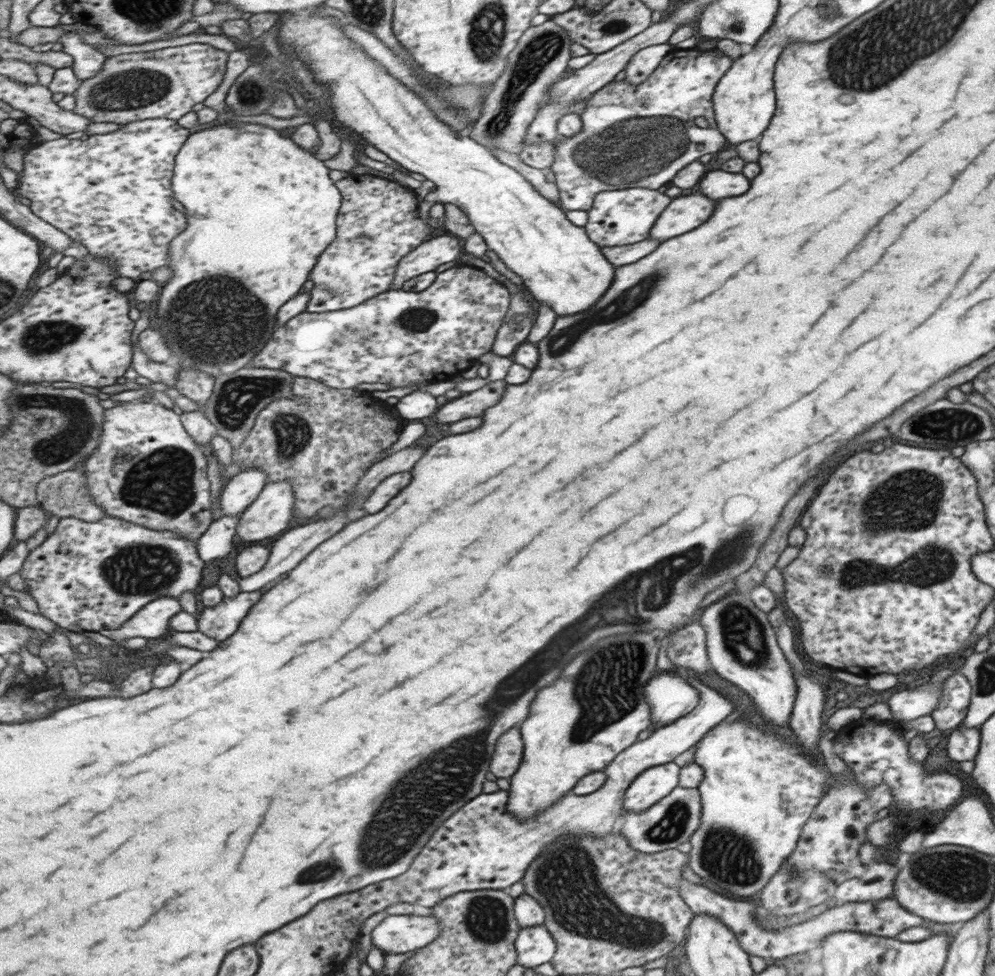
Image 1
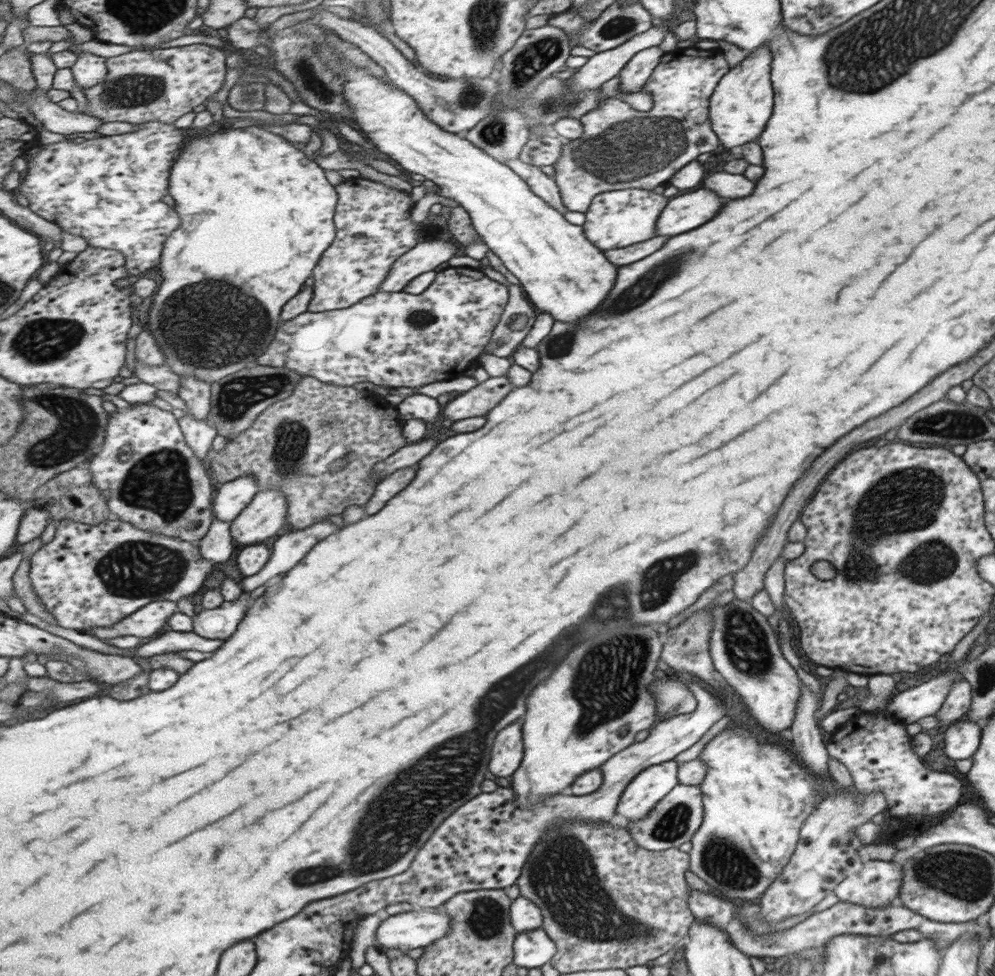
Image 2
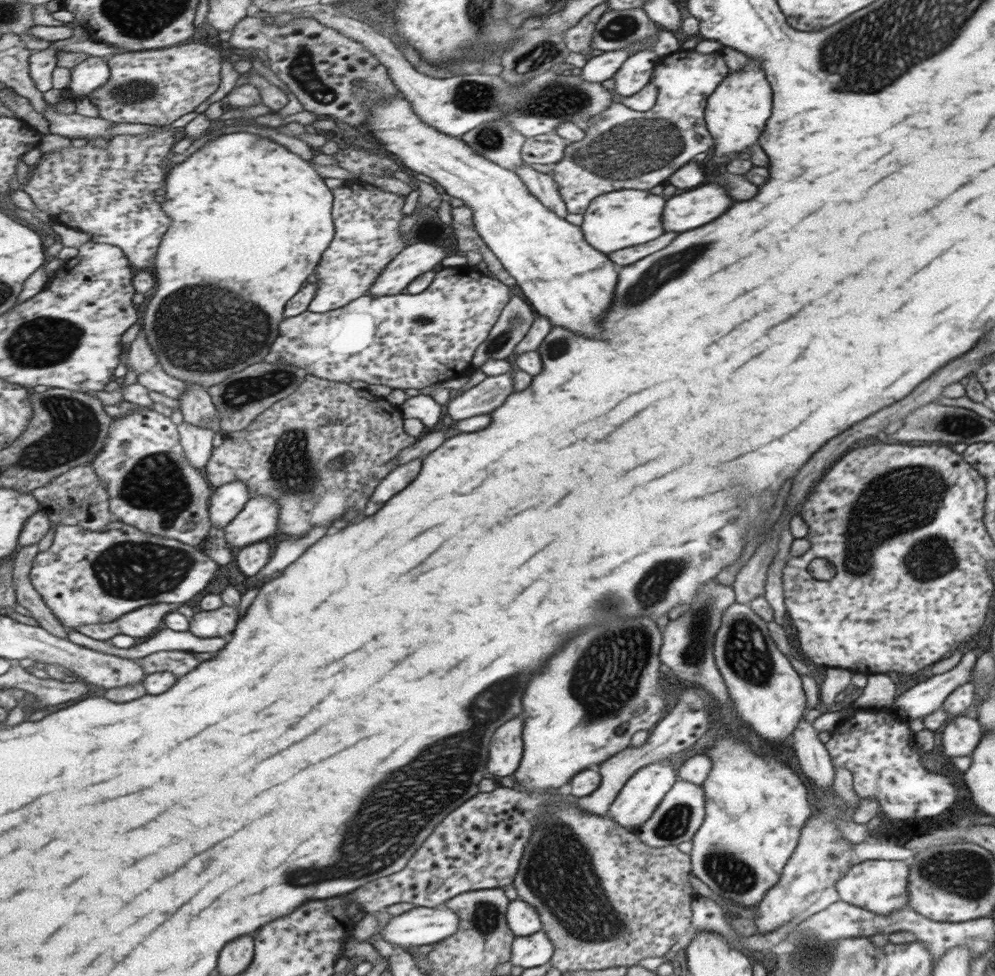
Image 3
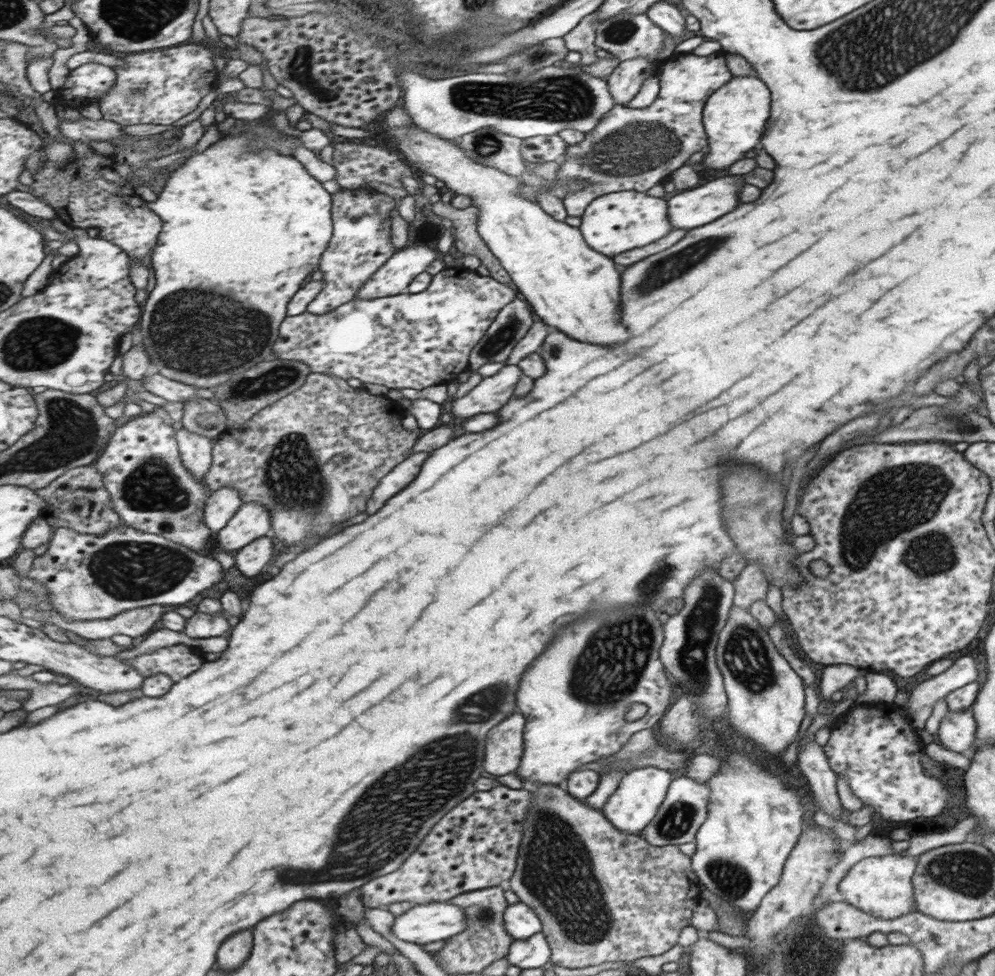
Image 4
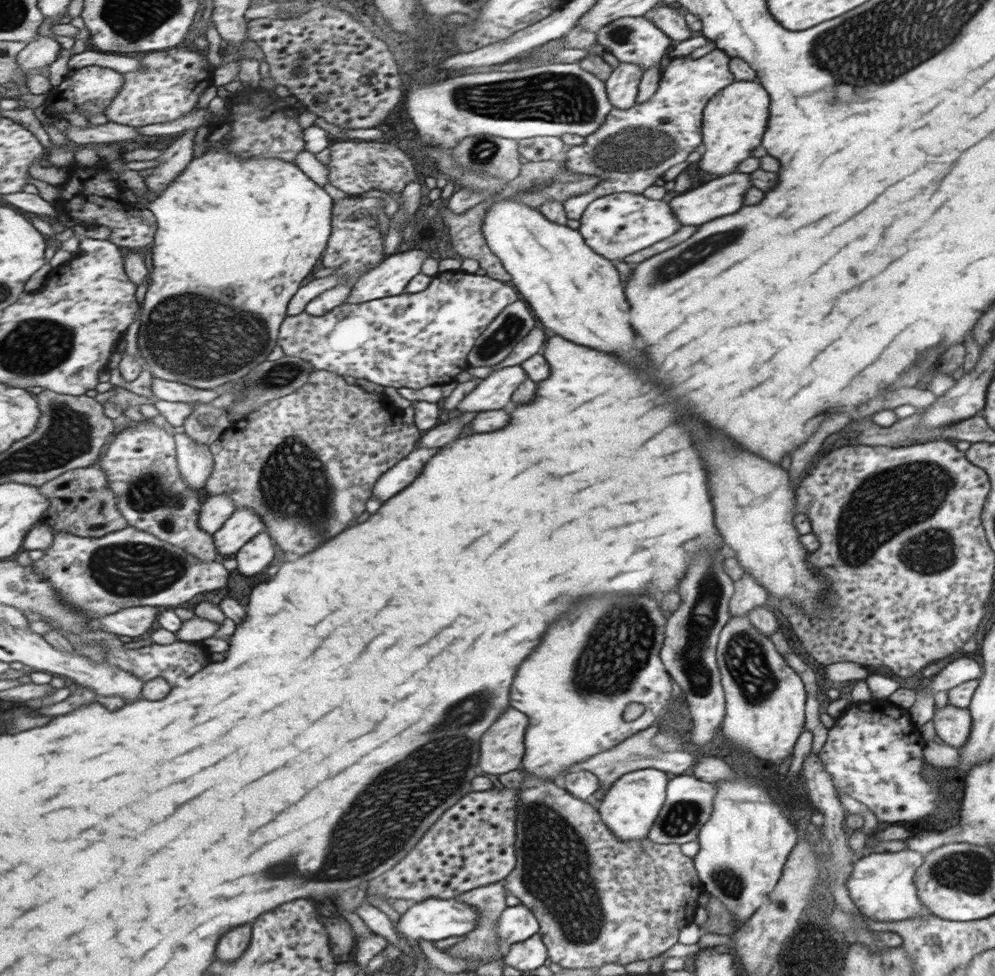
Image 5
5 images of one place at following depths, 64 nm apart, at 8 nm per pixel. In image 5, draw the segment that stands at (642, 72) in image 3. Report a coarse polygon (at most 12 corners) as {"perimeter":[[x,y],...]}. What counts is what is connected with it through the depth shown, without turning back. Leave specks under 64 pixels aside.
{"perimeter":[[619,63],[603,80],[613,107],[634,105],[642,71]]}

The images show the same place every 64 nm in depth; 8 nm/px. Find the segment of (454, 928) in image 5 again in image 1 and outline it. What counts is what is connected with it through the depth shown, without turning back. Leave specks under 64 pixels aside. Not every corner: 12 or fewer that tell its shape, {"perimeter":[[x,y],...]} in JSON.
{"perimeter":[[388,915],[371,930],[383,954],[422,950],[439,933],[432,915]]}

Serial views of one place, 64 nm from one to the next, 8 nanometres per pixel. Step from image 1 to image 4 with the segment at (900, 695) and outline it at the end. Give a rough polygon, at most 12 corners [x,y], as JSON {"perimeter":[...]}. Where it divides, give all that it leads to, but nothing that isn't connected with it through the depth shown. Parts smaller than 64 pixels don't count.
{"perimeter":[[970,655],[917,683],[905,708],[932,707],[978,675]]}

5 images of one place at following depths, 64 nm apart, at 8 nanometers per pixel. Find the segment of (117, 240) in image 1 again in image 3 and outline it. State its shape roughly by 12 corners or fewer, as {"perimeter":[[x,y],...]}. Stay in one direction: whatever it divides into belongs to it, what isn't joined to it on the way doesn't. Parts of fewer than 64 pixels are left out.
{"perimeter":[[177,130],[41,154],[20,189],[134,272],[172,228]]}

